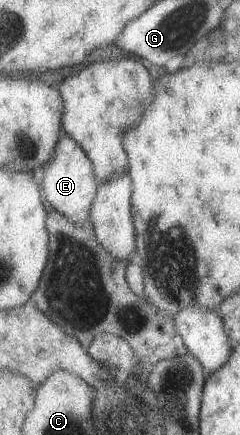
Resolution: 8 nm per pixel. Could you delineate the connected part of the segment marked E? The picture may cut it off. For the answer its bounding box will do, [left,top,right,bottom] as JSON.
[40,127,100,226]

